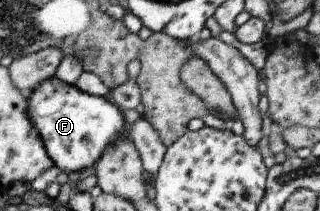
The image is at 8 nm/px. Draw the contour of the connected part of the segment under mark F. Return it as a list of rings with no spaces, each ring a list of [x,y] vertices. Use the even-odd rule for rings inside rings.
[[[55,76],[39,83],[29,95],[29,114],[55,165],[65,172],[81,172],[97,165],[102,154],[121,137],[129,137],[129,124],[113,101],[83,92]]]

